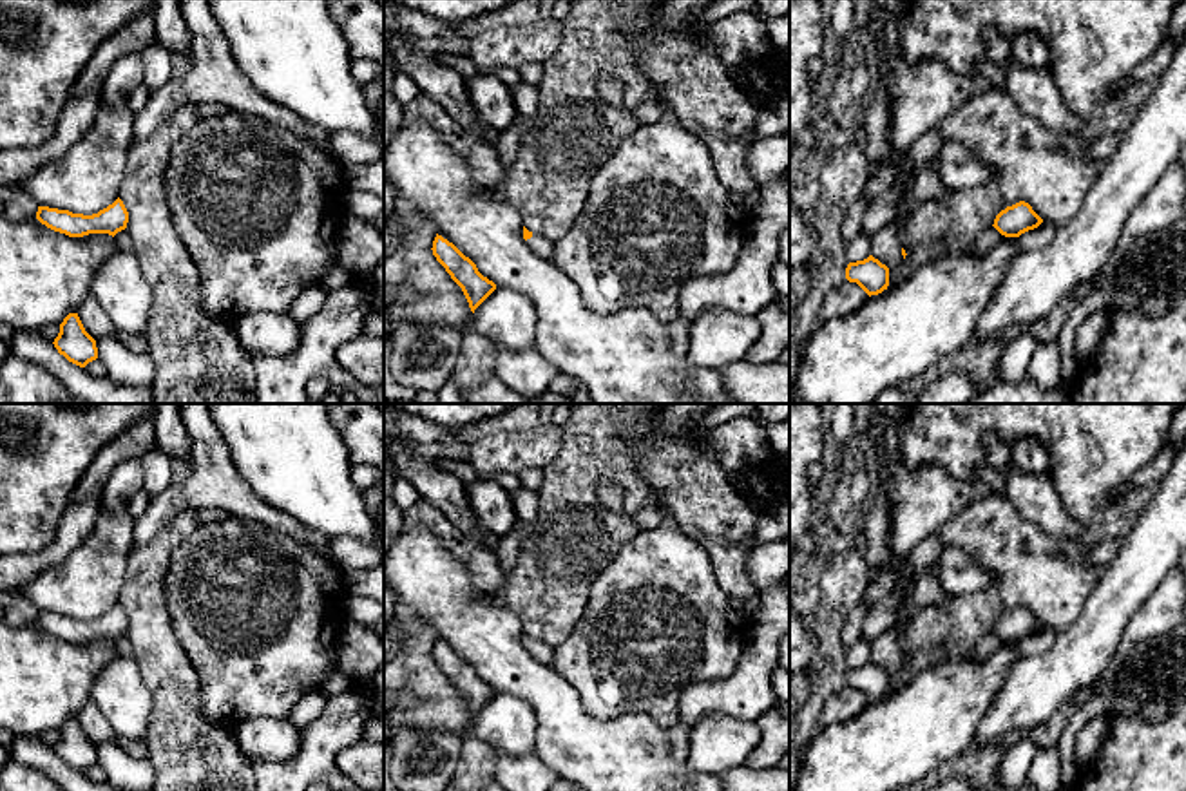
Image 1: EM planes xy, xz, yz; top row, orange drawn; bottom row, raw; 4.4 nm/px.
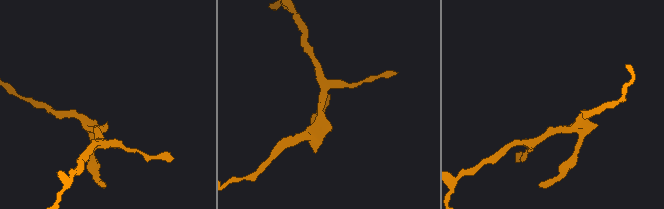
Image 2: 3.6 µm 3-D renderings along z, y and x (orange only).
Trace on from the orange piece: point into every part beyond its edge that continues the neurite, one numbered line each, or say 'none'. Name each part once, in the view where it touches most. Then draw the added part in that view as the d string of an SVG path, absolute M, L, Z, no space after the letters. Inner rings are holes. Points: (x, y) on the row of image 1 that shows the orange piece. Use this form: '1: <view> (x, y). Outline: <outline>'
1: xz (536, 243). Outline: M532 233L531 239L527 239L529 248L541 259L549 259L552 255L552 244L550 241L543 239L541 235Z

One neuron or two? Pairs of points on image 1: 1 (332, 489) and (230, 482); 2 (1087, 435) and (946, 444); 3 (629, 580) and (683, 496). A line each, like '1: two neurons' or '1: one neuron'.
1: two neurons
2: one neuron
3: two neurons

